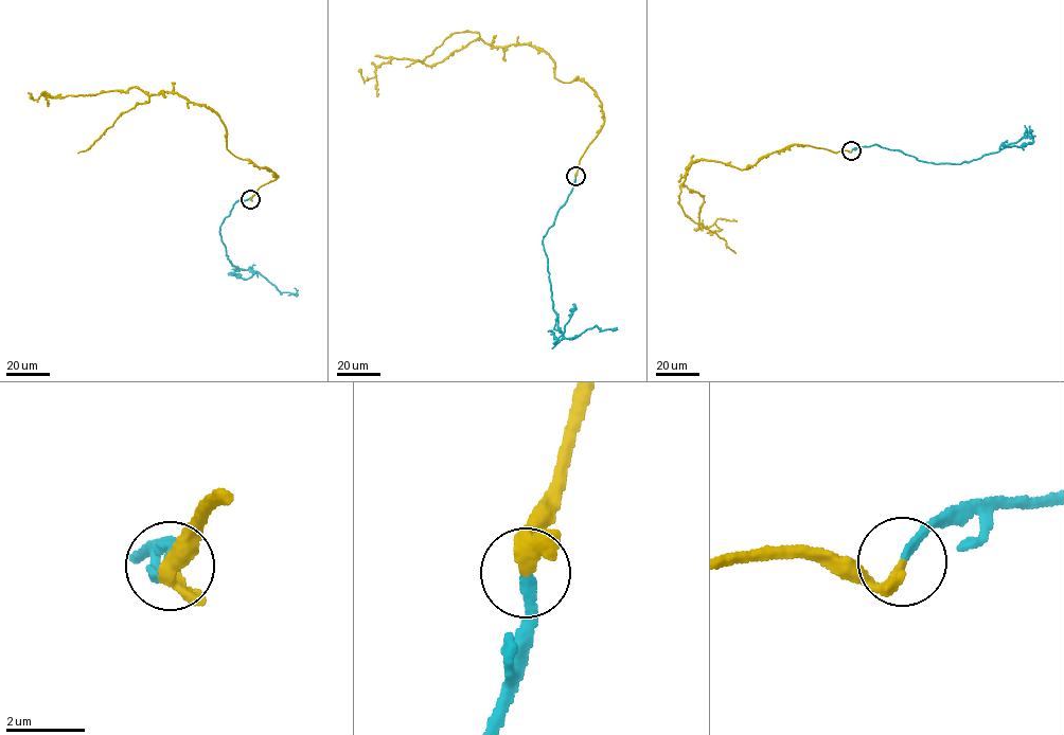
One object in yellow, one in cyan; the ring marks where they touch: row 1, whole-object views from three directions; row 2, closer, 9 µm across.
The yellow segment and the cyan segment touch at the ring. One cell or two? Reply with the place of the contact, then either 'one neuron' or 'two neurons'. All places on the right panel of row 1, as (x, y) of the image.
(851, 150) | one neuron

